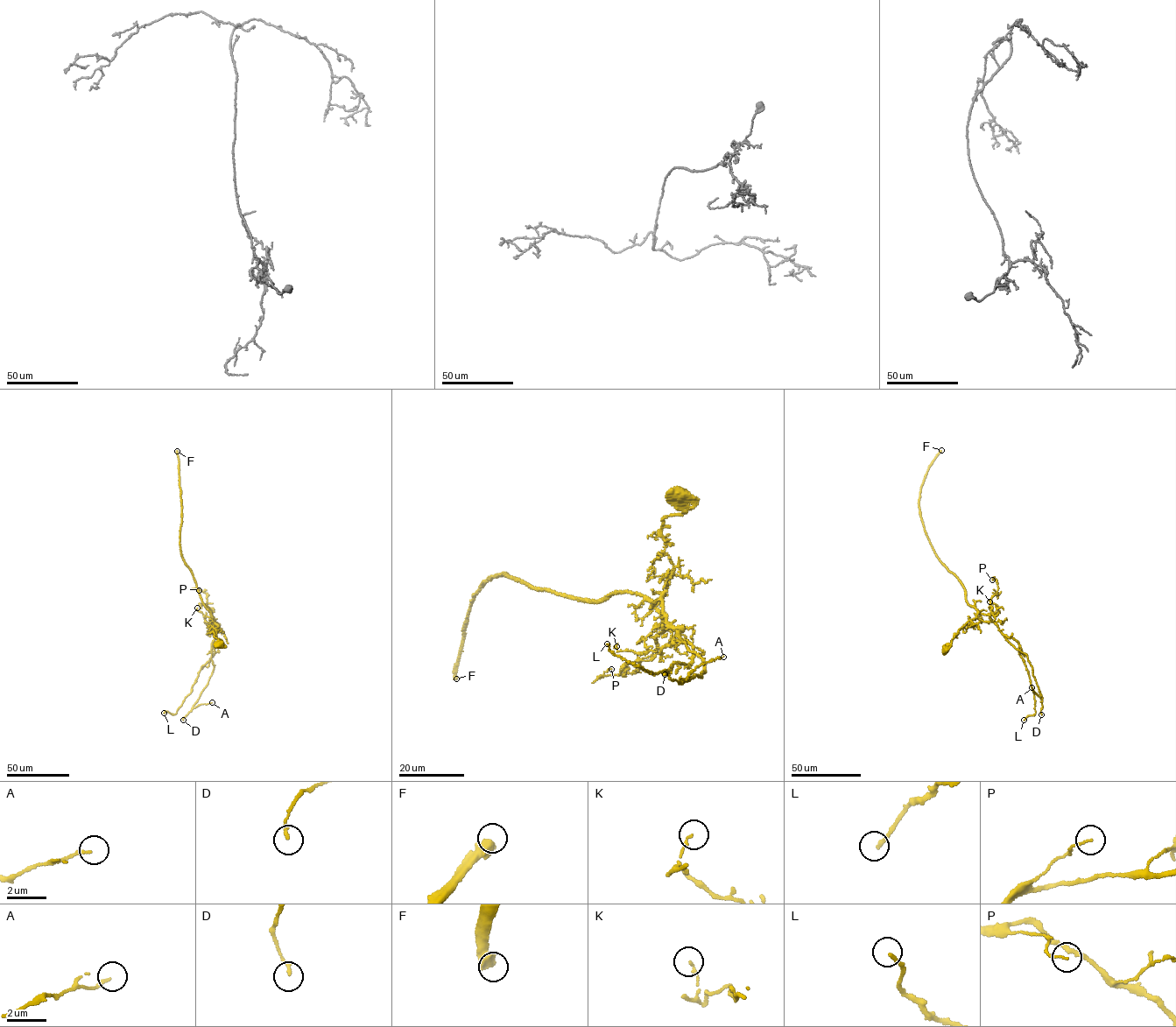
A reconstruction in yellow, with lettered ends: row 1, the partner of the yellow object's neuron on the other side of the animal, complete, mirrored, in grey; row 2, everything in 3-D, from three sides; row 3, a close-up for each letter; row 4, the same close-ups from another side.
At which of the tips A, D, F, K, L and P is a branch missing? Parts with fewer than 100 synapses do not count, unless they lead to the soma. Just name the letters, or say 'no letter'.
F

